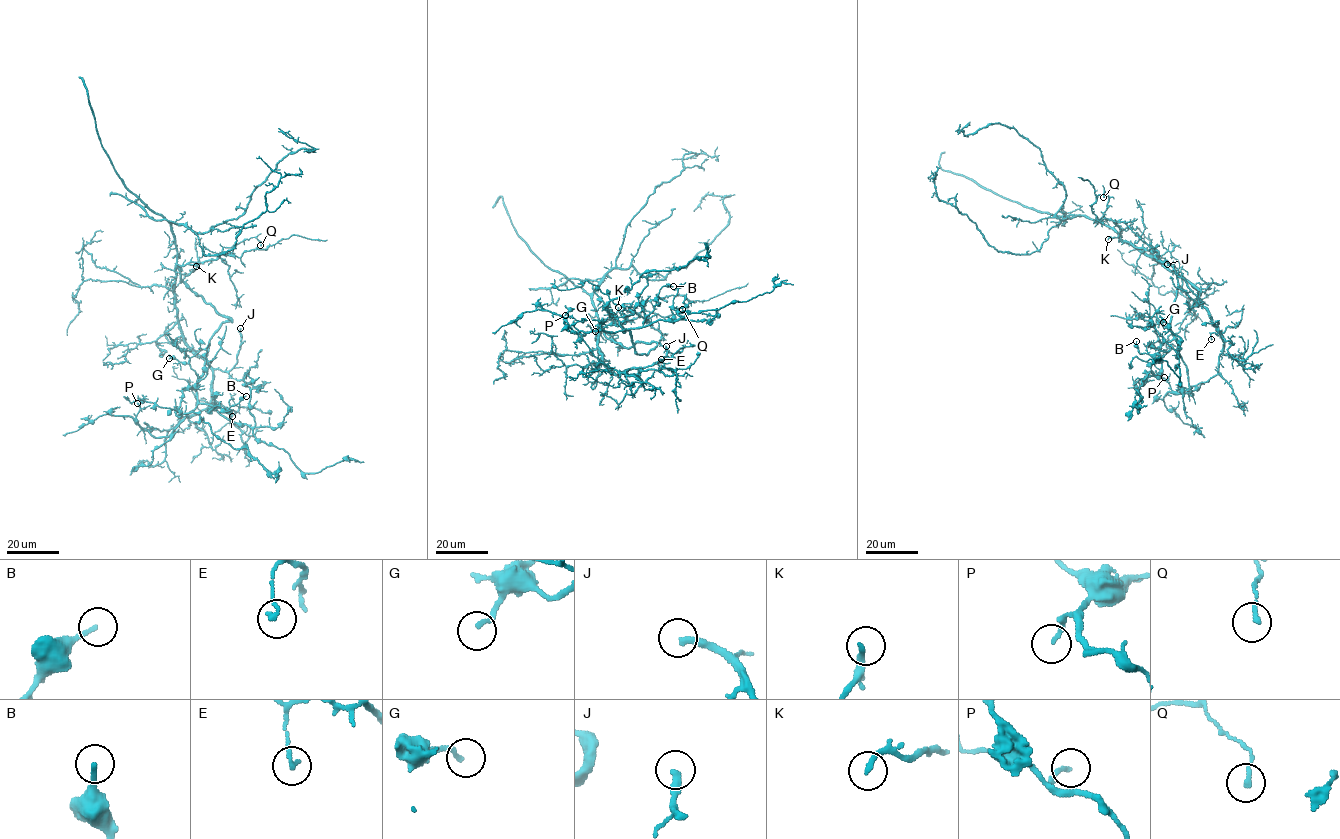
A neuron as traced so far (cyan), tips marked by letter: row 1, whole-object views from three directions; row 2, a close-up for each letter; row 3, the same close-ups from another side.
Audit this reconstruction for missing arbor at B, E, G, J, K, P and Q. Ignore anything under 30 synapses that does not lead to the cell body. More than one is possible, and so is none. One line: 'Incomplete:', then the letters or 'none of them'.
Incomplete: G, J, K

